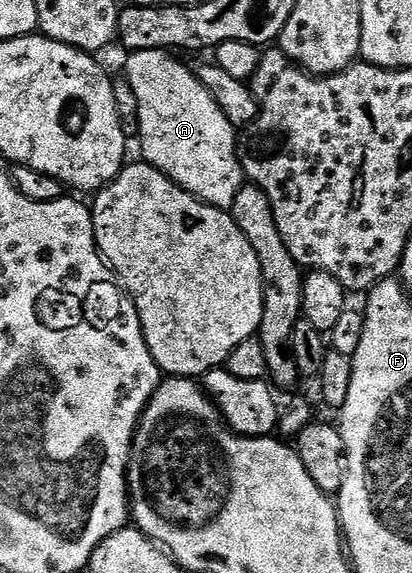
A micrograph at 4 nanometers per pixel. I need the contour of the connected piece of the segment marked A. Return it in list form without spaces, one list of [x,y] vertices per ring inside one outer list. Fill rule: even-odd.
[[[131,51],[125,56],[124,77],[132,85],[138,102],[138,122],[142,135],[142,155],[145,162],[169,173],[170,180],[180,185],[189,195],[202,202],[233,208],[238,190],[244,185],[241,170],[206,171],[210,163],[210,151],[230,151],[234,147],[236,128],[216,105],[212,93],[204,89],[197,74],[190,71],[169,52]]]

